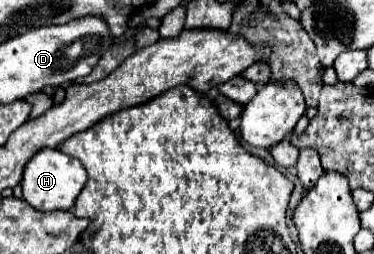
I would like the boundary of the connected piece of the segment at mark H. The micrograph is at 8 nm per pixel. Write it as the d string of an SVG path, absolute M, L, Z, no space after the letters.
M42 148L26 164L20 184L24 188L24 200L36 210L72 210L76 196L86 184L86 170L76 158L70 158L56 148Z

